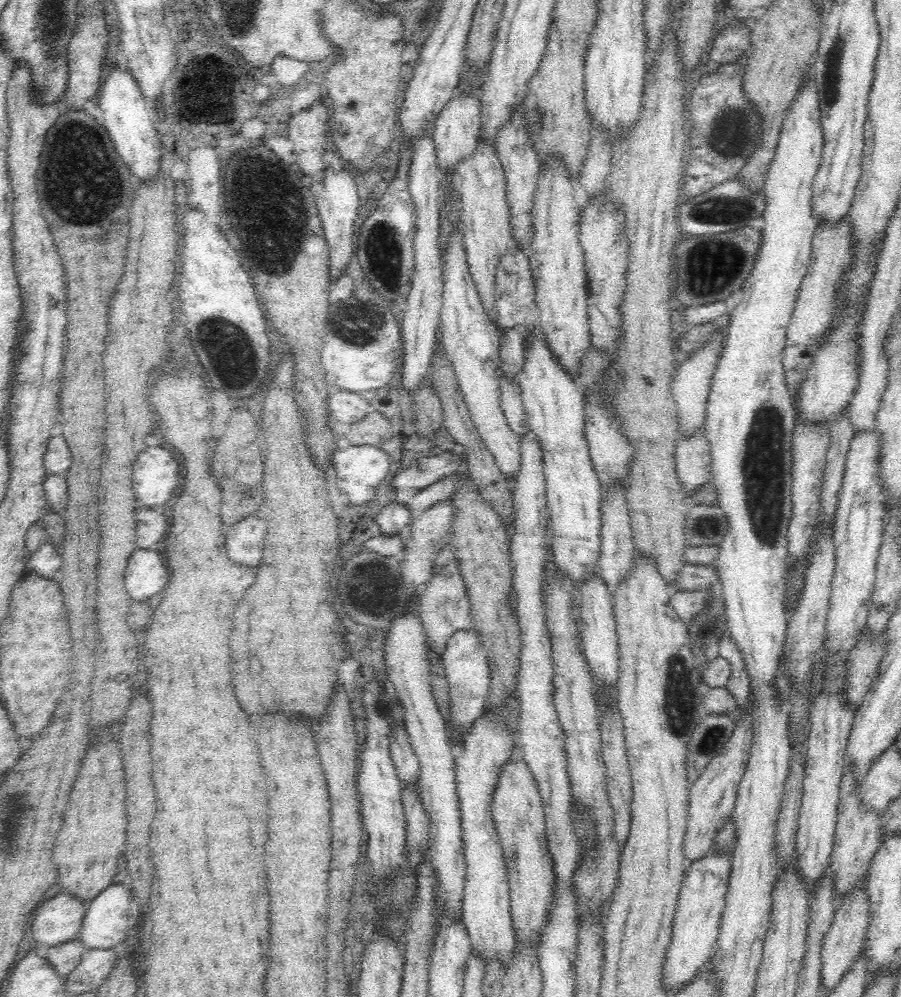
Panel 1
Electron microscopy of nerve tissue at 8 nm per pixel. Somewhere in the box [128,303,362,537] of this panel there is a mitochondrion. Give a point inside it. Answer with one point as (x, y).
(227, 343)

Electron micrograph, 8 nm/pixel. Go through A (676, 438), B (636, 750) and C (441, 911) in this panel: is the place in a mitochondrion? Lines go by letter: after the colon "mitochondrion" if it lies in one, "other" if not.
A: other
B: other
C: other

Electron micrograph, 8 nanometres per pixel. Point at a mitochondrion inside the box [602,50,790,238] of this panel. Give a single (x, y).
(722, 210)

